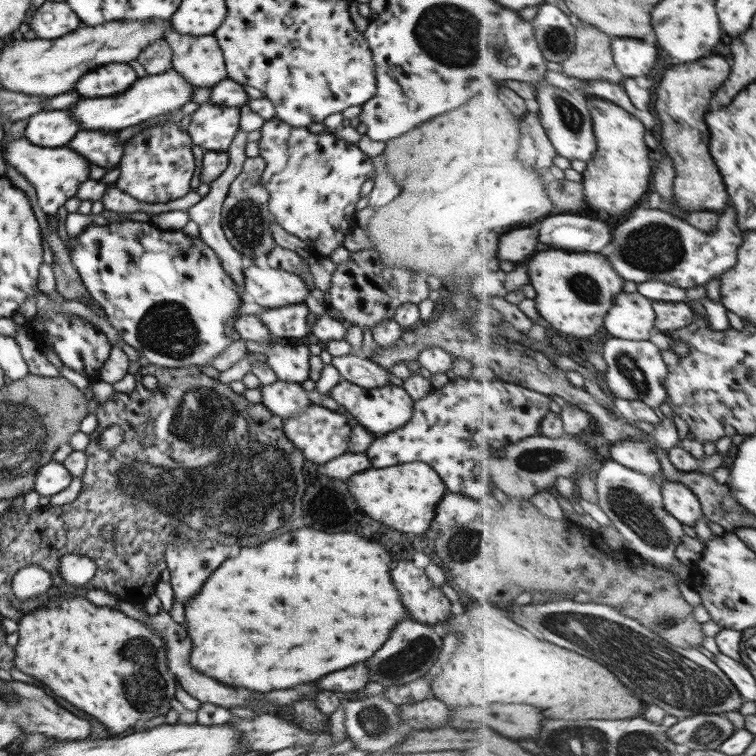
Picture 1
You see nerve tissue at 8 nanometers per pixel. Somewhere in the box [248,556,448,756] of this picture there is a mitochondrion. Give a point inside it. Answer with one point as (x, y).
(408, 660)

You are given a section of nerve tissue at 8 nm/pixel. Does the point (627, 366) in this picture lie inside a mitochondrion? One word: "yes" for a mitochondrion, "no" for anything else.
yes

